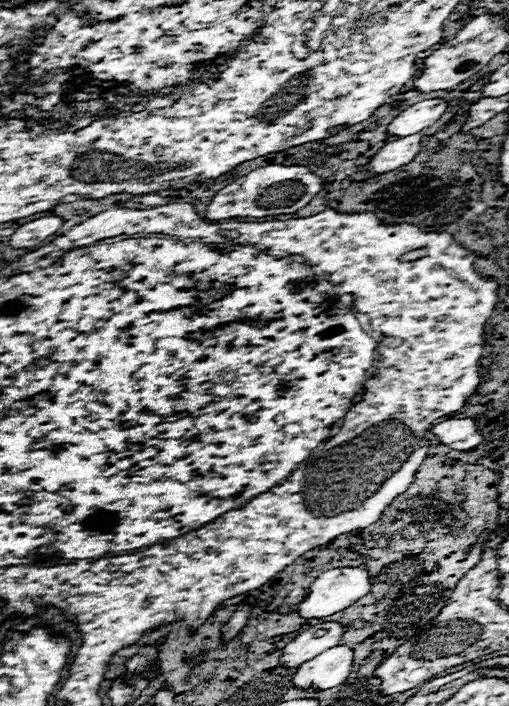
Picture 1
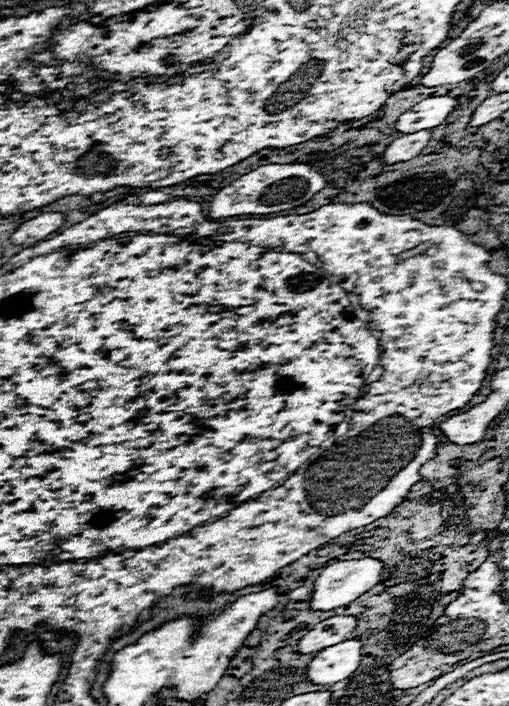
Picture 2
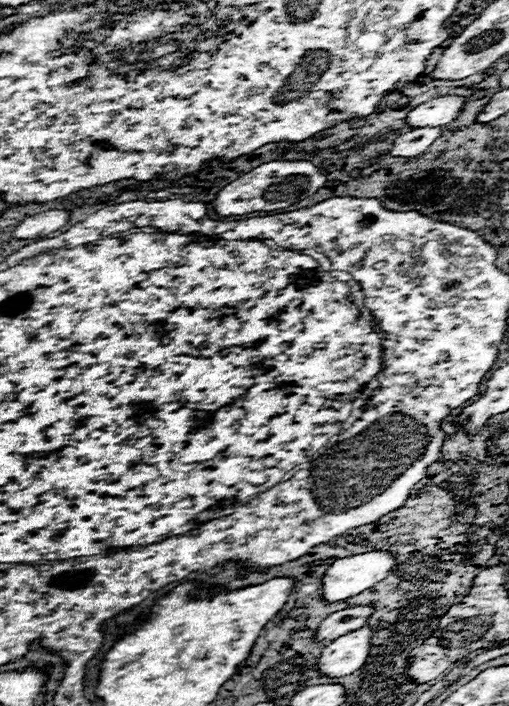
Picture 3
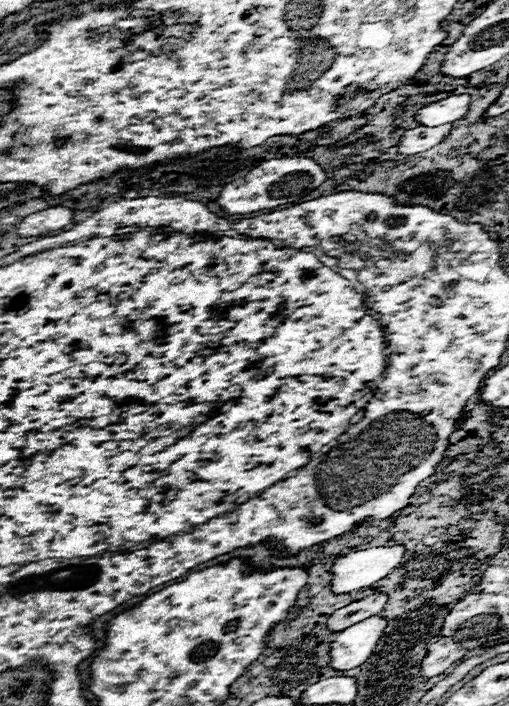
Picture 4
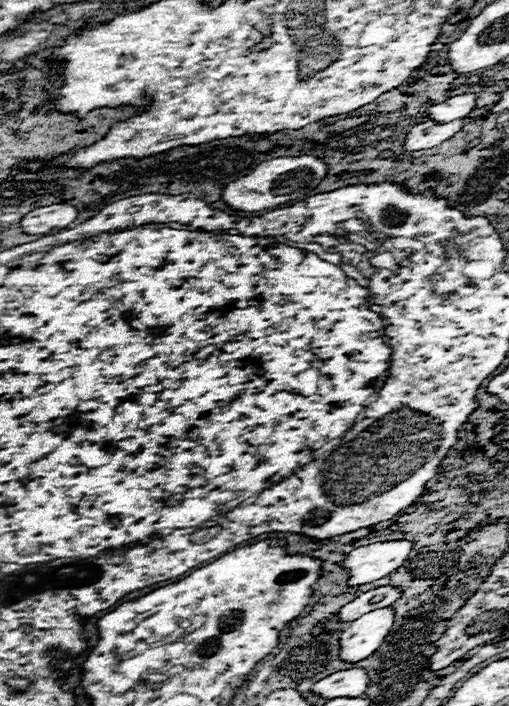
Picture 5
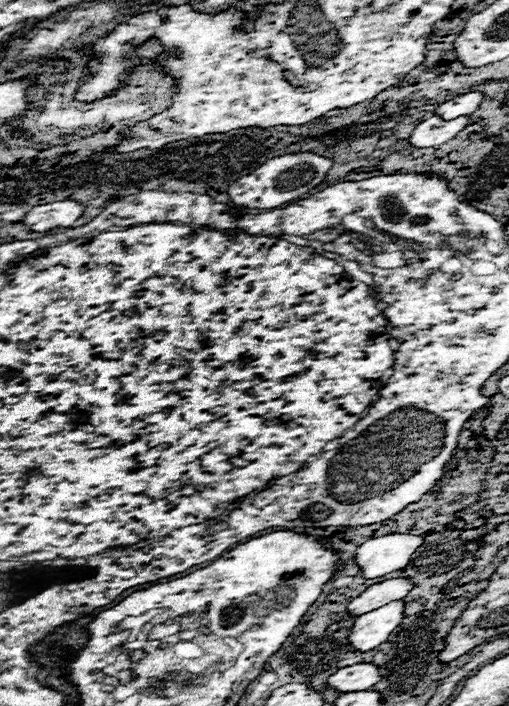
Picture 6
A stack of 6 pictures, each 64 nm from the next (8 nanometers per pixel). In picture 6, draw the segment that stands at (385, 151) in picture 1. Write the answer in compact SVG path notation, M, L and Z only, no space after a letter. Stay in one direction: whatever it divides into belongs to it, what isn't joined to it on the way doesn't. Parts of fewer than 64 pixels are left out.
M432 116L424 122L420 122L412 134L410 134L410 144L414 148L432 148L432 146L442 146L444 142L452 140L458 132L462 132L468 126L468 116L460 116L456 120L444 122L438 116Z

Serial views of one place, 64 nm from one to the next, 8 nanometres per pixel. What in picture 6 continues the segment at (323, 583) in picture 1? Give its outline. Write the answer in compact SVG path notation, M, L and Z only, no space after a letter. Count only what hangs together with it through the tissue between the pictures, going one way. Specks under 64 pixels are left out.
M388 534L374 538L358 546L354 552L354 562L358 564L362 578L380 578L404 568L422 542L424 540L420 536L410 534Z

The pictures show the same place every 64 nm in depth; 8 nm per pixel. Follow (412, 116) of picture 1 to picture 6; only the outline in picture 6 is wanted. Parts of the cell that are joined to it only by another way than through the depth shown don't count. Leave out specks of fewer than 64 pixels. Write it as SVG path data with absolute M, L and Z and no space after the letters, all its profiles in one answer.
M466 92L466 94L460 94L444 104L440 104L434 114L440 116L442 120L454 120L458 116L470 116L474 110L478 110L482 102L482 94L480 92Z

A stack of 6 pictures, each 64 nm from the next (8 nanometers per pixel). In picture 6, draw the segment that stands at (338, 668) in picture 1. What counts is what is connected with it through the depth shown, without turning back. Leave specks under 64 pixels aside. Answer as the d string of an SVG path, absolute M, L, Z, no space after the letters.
M396 600L372 612L366 612L354 620L354 626L348 632L348 644L358 652L368 652L380 646L394 628L402 622L404 602Z

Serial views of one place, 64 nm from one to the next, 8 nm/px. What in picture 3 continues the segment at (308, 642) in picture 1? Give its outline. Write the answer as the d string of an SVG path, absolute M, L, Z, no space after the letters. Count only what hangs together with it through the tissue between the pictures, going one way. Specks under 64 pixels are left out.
M358 606L358 608L346 608L346 610L340 610L336 614L330 614L328 618L324 618L314 634L314 640L316 642L322 642L322 640L336 640L348 632L352 632L354 628L360 628L364 626L366 618L372 614L372 608L370 606Z

